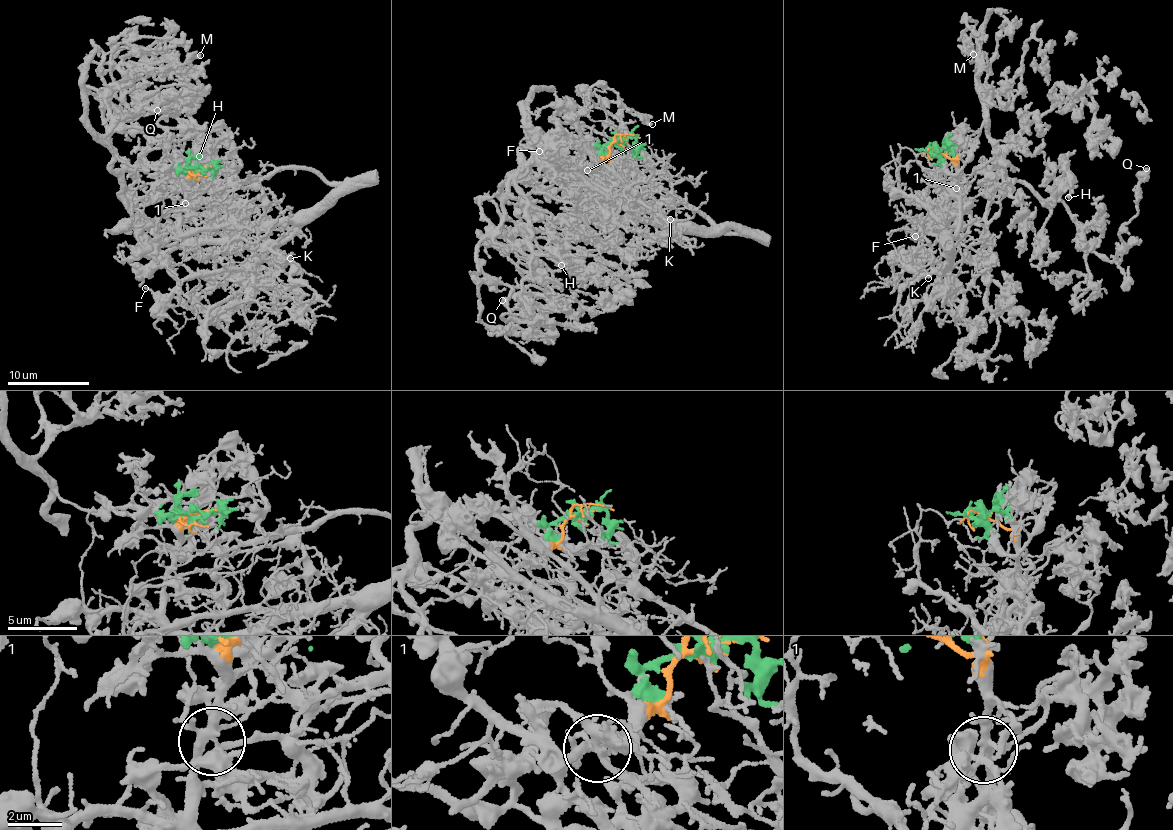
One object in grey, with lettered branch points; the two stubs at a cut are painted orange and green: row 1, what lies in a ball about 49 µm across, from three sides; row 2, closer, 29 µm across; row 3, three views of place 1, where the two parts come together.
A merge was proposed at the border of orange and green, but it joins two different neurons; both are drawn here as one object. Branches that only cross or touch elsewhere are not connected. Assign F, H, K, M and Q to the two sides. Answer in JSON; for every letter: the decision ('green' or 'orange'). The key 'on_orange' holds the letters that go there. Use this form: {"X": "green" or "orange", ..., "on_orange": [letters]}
{"F": "orange", "H": "green", "K": "orange", "M": "green", "Q": "green", "on_orange": ["F", "K"]}

